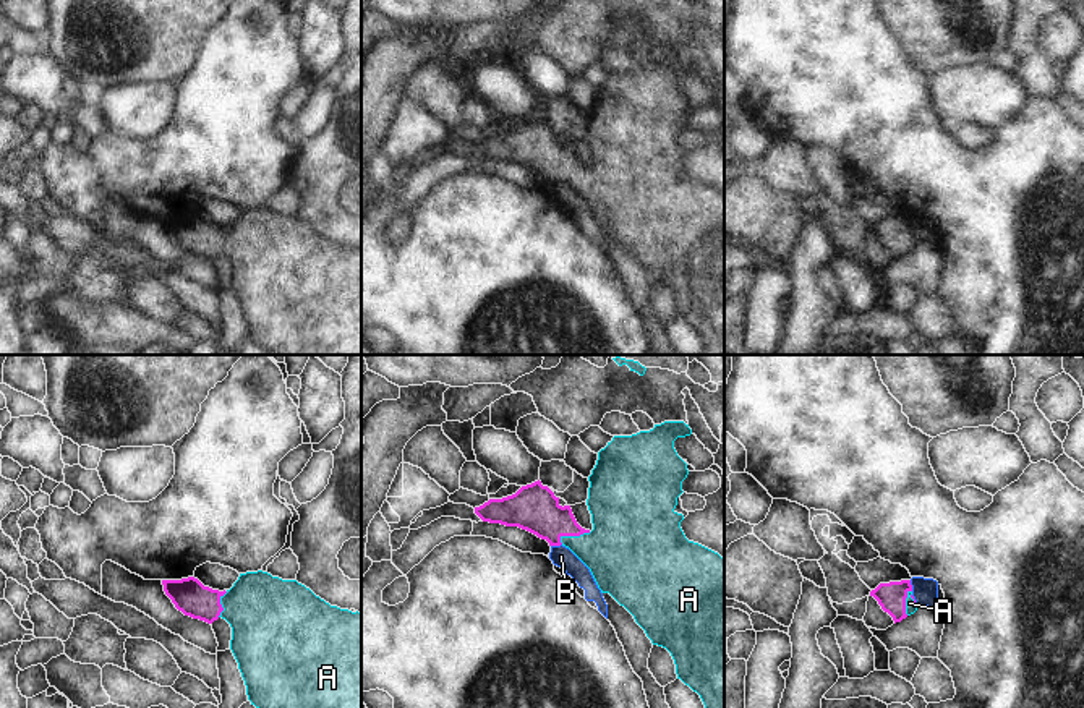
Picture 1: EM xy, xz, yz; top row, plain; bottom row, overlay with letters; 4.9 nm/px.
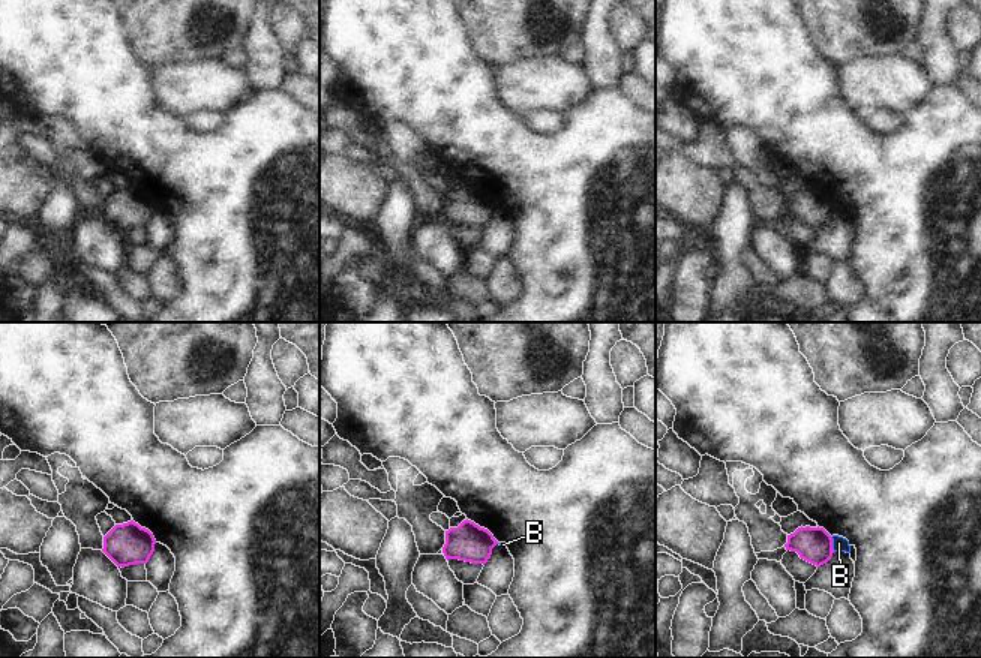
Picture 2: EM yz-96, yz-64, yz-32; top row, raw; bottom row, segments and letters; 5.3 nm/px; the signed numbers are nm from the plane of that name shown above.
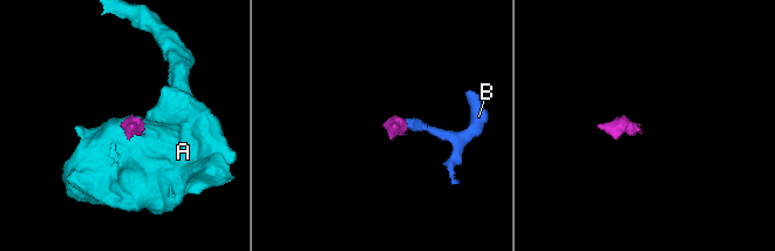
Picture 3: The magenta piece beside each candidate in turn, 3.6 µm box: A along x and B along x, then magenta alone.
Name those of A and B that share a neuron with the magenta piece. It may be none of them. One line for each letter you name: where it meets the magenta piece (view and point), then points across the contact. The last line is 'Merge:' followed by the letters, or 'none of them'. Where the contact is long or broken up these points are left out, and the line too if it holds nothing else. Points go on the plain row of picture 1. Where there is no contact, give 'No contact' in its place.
A: Touches magenta at yz (904, 240). Path across: yz (891, 234), (904, 240), (909, 240)
Merge: A

